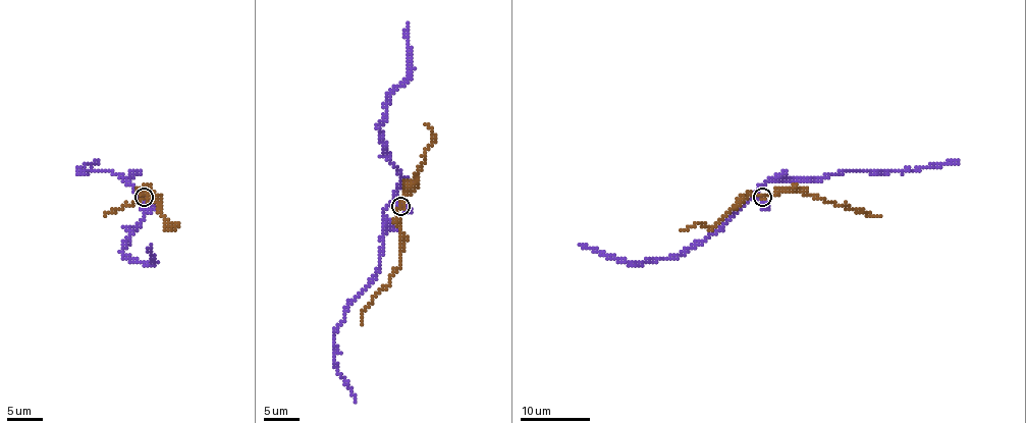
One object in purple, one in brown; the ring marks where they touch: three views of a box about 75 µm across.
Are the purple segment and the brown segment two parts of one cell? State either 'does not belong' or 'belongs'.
does not belong

